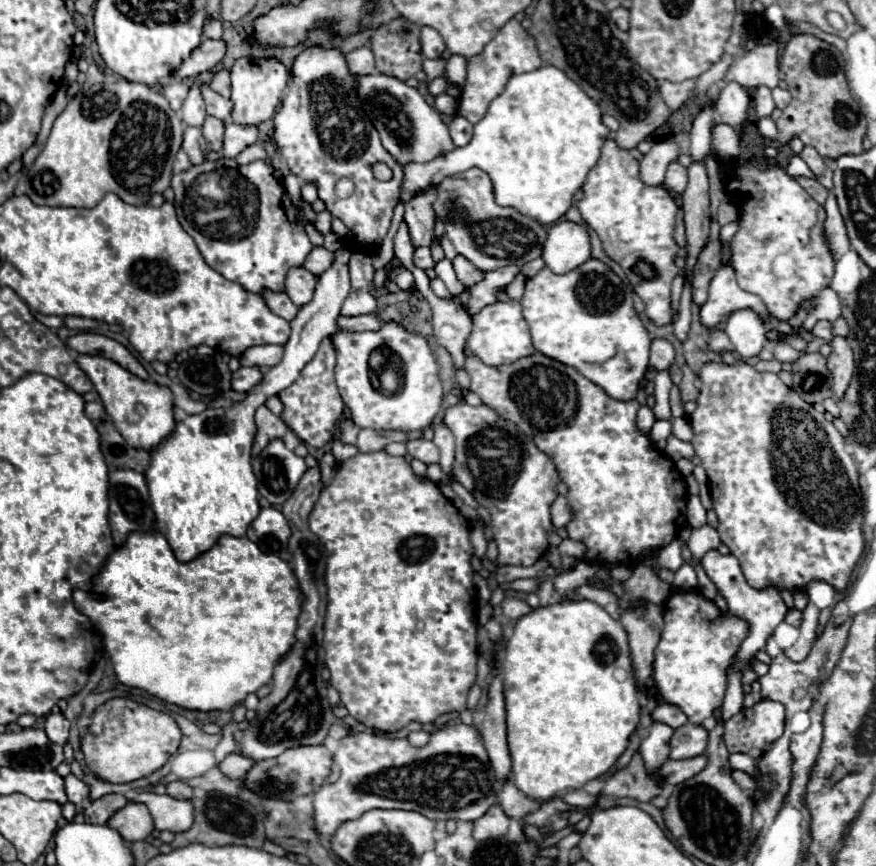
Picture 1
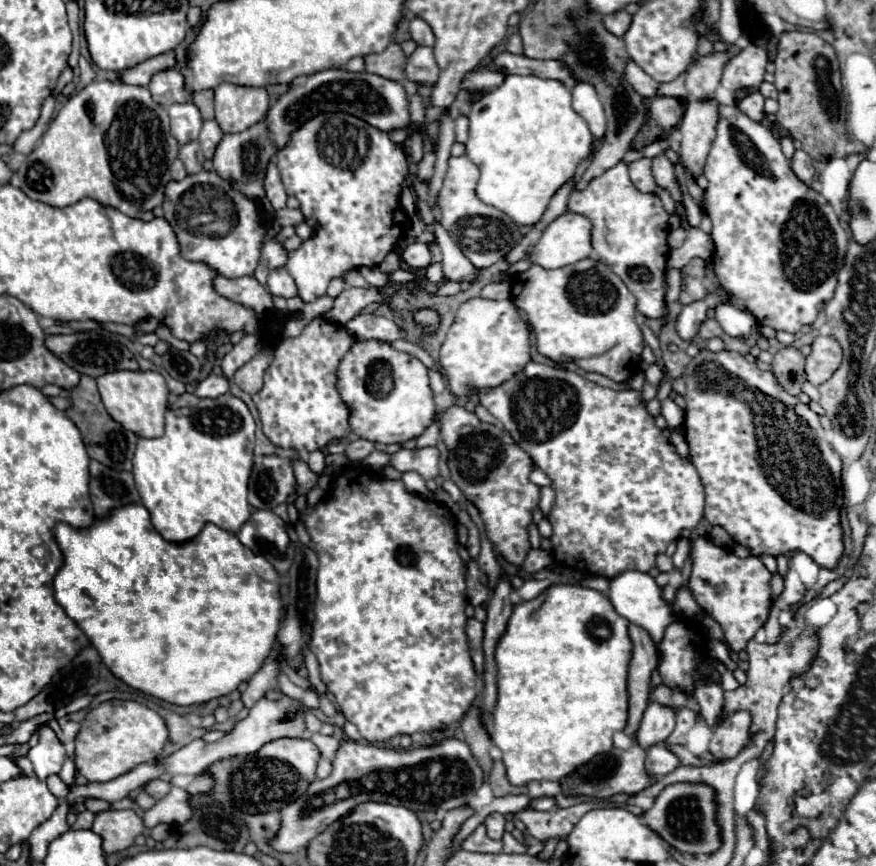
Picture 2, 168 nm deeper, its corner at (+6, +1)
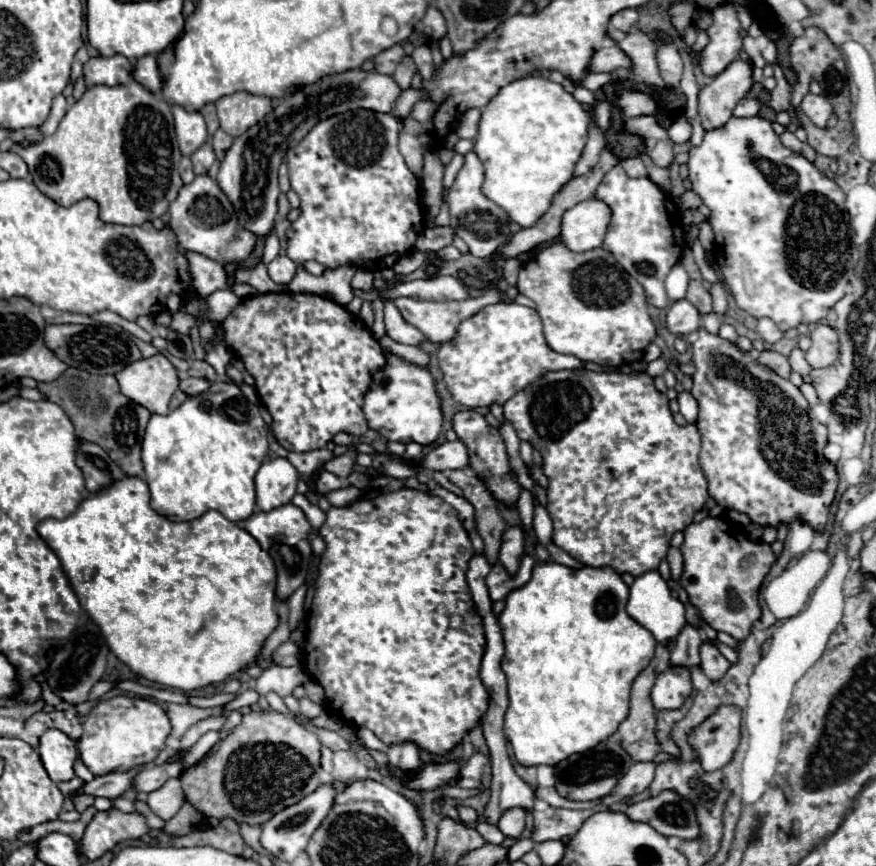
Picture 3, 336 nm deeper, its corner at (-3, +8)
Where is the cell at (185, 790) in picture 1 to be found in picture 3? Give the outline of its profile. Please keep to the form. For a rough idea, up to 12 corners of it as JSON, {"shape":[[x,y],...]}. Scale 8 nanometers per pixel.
{"shape":[[180,762],[144,766],[134,780],[138,792],[154,792],[182,774]]}

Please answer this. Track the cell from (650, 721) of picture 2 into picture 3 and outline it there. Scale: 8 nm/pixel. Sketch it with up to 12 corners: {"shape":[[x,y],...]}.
{"shape":[[668,668],[650,694],[656,710],[678,710],[690,696],[690,672]]}

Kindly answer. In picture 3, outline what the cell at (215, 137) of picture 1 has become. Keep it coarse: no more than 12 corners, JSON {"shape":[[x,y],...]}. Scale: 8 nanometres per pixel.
{"shape":[[218,128],[212,136],[216,158],[222,160],[232,146],[232,136]]}

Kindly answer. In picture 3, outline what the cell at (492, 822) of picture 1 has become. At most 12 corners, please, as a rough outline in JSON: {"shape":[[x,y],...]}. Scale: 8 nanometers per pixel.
{"shape":[[510,808],[498,828],[510,838],[524,830],[524,808]]}

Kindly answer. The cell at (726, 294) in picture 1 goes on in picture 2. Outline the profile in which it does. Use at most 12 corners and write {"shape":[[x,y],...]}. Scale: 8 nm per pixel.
{"shape":[[715,289],[705,299],[685,305],[675,331],[685,341],[695,339],[707,309],[731,299]]}

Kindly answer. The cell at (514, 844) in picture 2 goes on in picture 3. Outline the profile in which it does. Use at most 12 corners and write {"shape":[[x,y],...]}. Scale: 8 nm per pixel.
{"shape":[[478,820],[476,830],[486,842],[502,844],[506,836],[496,824]]}

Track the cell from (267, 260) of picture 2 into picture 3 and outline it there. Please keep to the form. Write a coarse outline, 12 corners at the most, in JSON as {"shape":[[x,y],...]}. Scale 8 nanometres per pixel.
{"shape":[[268,266],[238,268],[236,282],[246,282],[258,292],[282,292],[268,276]]}

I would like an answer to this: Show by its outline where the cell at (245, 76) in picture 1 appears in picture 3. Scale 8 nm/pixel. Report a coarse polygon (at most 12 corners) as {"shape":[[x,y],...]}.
{"shape":[[250,92],[216,100],[220,128],[236,138],[272,112]]}

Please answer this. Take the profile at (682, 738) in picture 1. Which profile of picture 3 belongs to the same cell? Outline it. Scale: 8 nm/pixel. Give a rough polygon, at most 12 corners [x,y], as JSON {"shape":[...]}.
{"shape":[[636,762],[612,794],[636,796],[654,780],[656,762]]}

